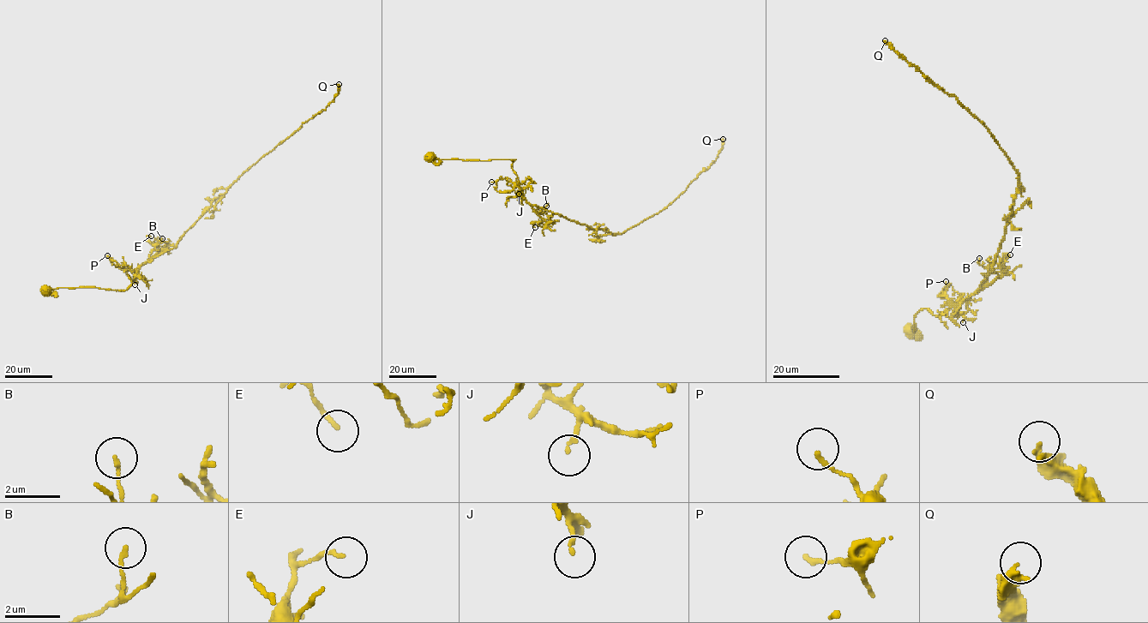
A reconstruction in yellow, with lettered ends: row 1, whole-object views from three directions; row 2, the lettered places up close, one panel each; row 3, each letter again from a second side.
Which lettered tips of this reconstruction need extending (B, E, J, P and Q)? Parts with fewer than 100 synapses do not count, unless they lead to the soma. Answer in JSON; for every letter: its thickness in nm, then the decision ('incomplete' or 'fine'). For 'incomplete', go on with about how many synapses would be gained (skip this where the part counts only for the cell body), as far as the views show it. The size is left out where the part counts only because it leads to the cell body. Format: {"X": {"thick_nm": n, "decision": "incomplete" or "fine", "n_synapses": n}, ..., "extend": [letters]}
{"B": {"thick_nm": 140, "decision": "fine"}, "E": {"thick_nm": 140, "decision": "fine"}, "J": {"thick_nm": 130, "decision": "fine"}, "P": {"thick_nm": 150, "decision": "fine"}, "Q": {"thick_nm": 280, "decision": "fine"}, "extend": []}

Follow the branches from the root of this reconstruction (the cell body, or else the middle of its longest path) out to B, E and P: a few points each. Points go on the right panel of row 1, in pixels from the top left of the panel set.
B: (910, 331), (915, 326), (915, 332), (914, 317), (921, 309), (940, 315), (983, 286), (988, 269), (979, 258)
E: (910, 331), (921, 309), (940, 315), (992, 284), (1010, 254)
P: (910, 331), (915, 326), (915, 332), (914, 317), (921, 309), (940, 315), (952, 305), (940, 296), (946, 281)

